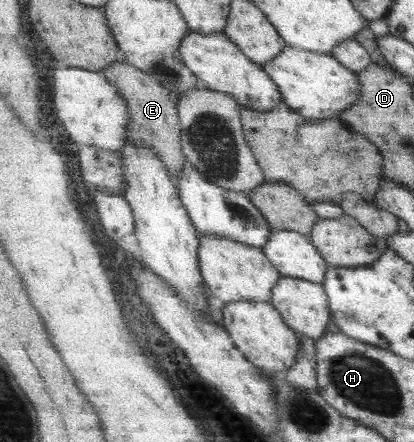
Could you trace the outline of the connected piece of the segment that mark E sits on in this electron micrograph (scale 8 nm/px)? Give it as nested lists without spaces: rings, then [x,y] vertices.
[[[122,60],[104,68],[106,77],[114,84],[122,98],[127,102],[130,113],[128,124],[129,140],[135,145],[145,145],[155,149],[159,158],[167,165],[175,180],[182,175],[182,168],[187,164],[182,149],[182,124],[178,115],[178,101],[175,92],[165,88],[160,80],[146,74],[140,68]]]

